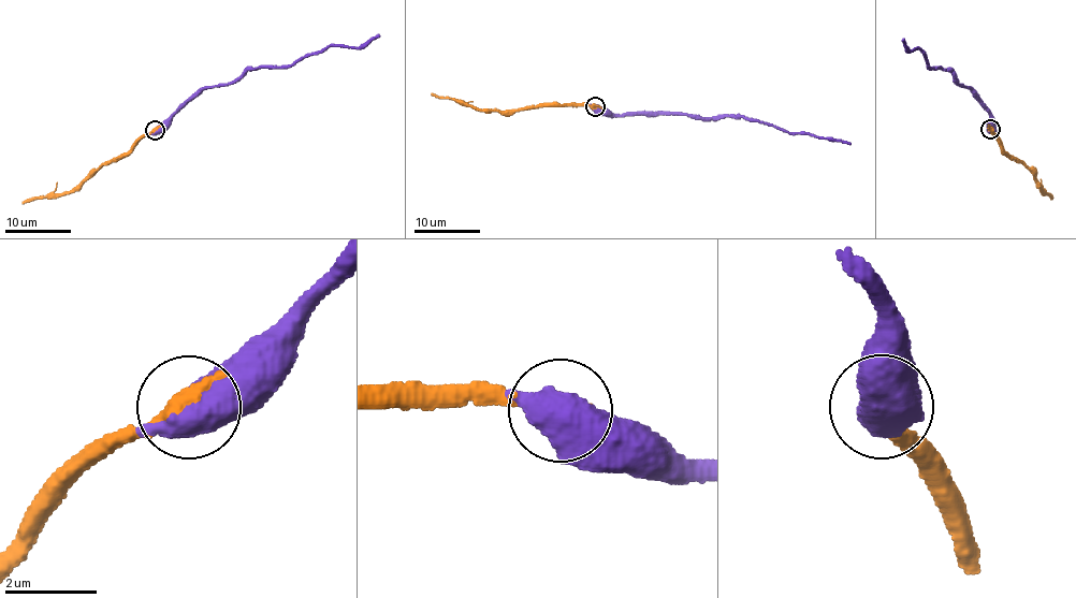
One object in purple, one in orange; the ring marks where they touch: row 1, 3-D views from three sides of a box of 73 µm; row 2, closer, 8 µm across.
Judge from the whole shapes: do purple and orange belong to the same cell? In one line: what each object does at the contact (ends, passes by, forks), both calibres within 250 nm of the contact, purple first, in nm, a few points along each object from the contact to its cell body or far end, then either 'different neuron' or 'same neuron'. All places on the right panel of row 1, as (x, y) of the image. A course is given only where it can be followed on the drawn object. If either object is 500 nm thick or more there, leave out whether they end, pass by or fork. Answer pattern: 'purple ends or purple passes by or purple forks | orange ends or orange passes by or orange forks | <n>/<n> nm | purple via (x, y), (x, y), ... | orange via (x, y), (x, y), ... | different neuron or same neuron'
600/400 nm | purple via (990, 129), (989, 115), (971, 88), (956, 84), (949, 70), (927, 69), (920, 48), (905, 52), (902, 41) | orange via (989, 129), (994, 132), (1005, 151), (1030, 166), (1042, 190), (1051, 194), (1051, 199) | same neuron

